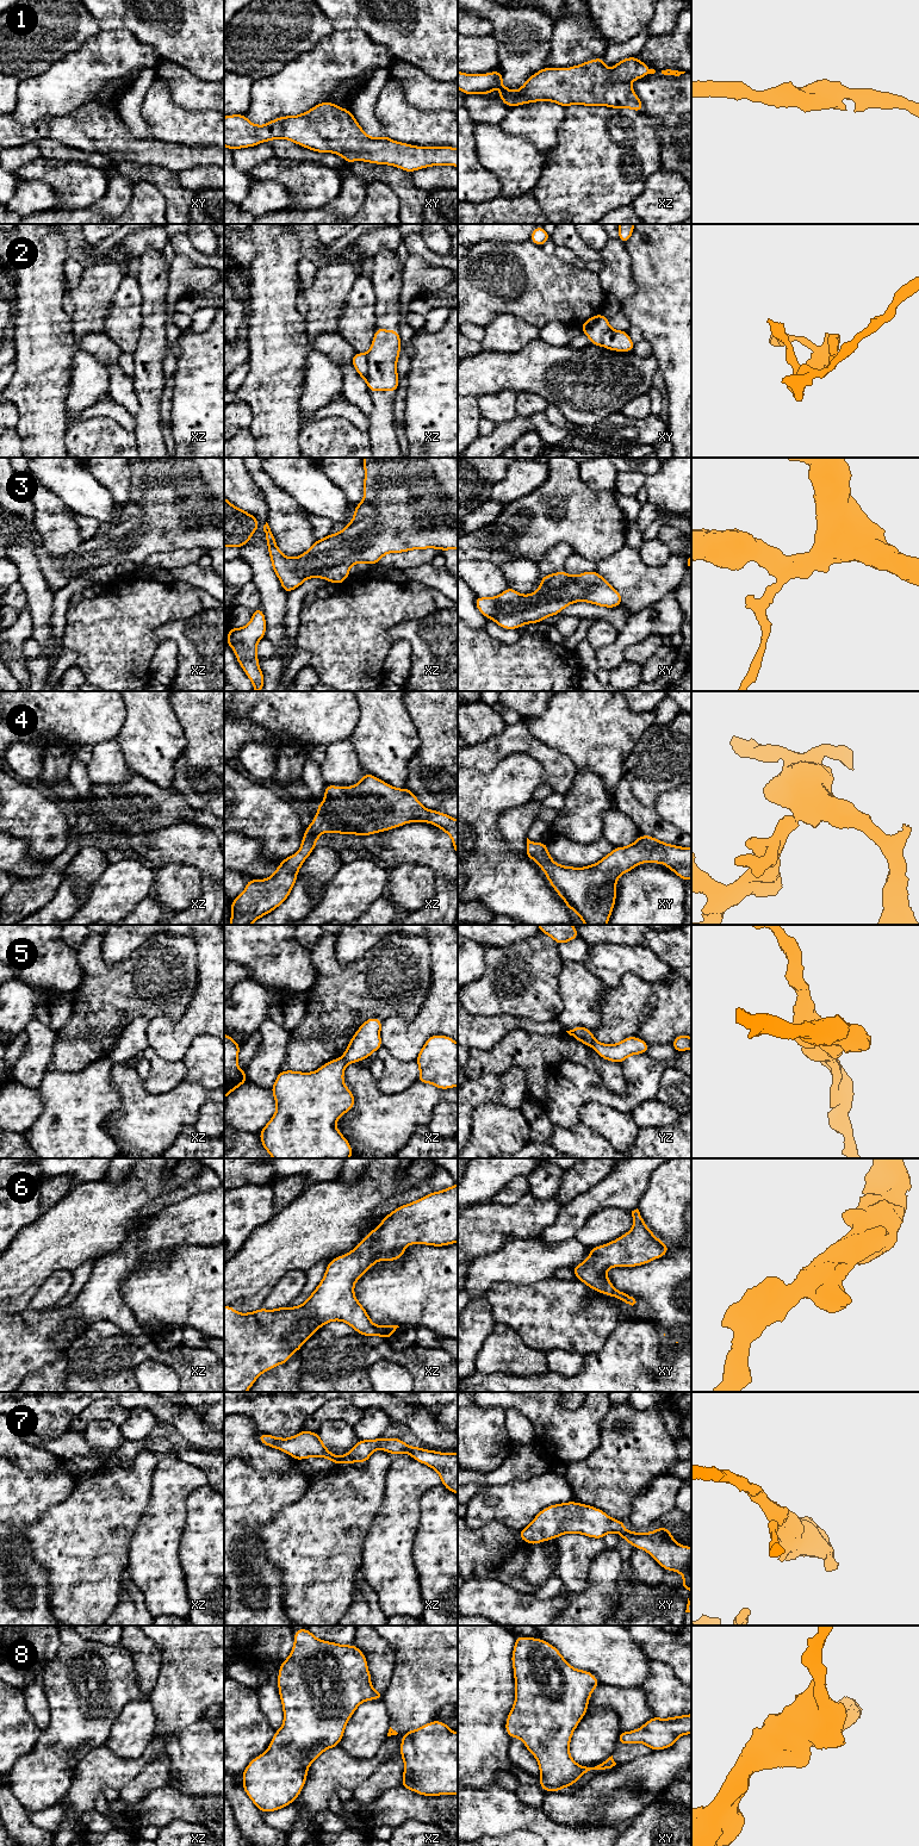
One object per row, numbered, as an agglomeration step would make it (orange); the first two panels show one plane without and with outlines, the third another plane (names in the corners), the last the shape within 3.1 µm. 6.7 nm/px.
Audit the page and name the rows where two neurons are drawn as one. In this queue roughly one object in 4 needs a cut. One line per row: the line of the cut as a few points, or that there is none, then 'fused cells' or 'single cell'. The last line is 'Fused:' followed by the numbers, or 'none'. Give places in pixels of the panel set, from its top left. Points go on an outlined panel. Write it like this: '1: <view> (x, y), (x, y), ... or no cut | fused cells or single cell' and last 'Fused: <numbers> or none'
1: no cut | single cell
2: xz (365, 354), (367, 360), (367, 381) | fused cells
3: no cut | single cell
4: no cut | single cell
5: yz (595, 1039), (591, 1046) | fused cells
6: no cut | single cell
7: no cut | single cell
8: no cut | single cell
Fused: 2, 5

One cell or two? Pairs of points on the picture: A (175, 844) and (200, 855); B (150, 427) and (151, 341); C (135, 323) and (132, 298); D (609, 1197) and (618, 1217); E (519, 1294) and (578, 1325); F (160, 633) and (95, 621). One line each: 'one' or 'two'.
A: one
B: one
C: one
D: two
E: one
F: two

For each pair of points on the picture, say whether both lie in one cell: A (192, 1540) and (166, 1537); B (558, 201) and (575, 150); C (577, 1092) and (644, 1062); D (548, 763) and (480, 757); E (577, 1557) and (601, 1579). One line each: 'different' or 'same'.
A: different
B: same
C: same
D: same
E: different

